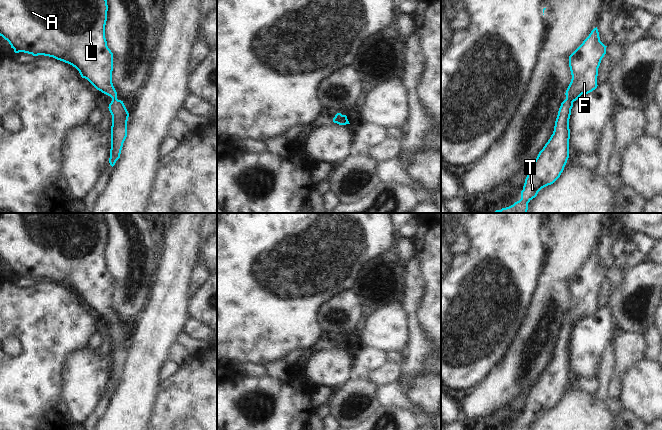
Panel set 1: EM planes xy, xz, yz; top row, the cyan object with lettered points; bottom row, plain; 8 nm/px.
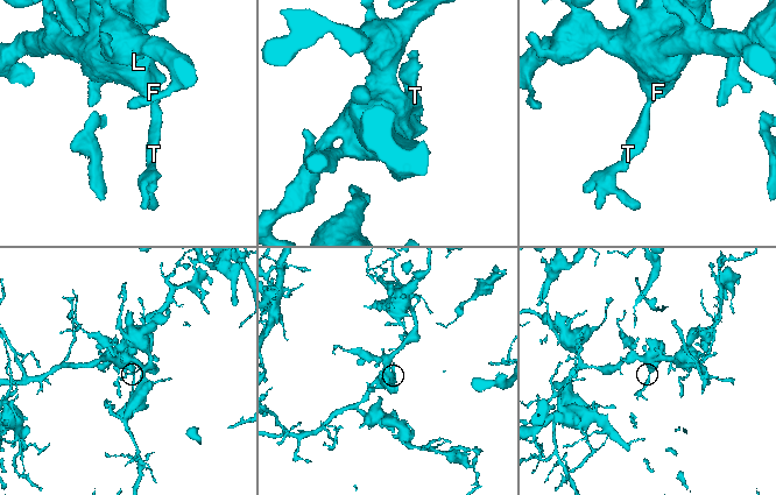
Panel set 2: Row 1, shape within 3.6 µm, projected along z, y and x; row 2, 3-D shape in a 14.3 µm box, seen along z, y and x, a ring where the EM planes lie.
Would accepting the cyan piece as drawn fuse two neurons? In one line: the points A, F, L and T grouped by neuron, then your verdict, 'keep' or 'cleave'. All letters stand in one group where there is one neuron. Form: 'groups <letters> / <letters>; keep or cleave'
groups A F L T; keep

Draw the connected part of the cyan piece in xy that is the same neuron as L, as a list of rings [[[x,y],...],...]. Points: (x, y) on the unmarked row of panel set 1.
[[[0,213],[0,260],[9,266],[15,277],[44,279],[68,287],[97,314],[112,322],[108,332],[112,339],[109,387],[113,391],[120,382],[127,361],[129,337],[123,325],[117,323],[117,316],[112,307],[113,277],[108,272],[105,262],[107,235],[108,229],[103,213]]]

